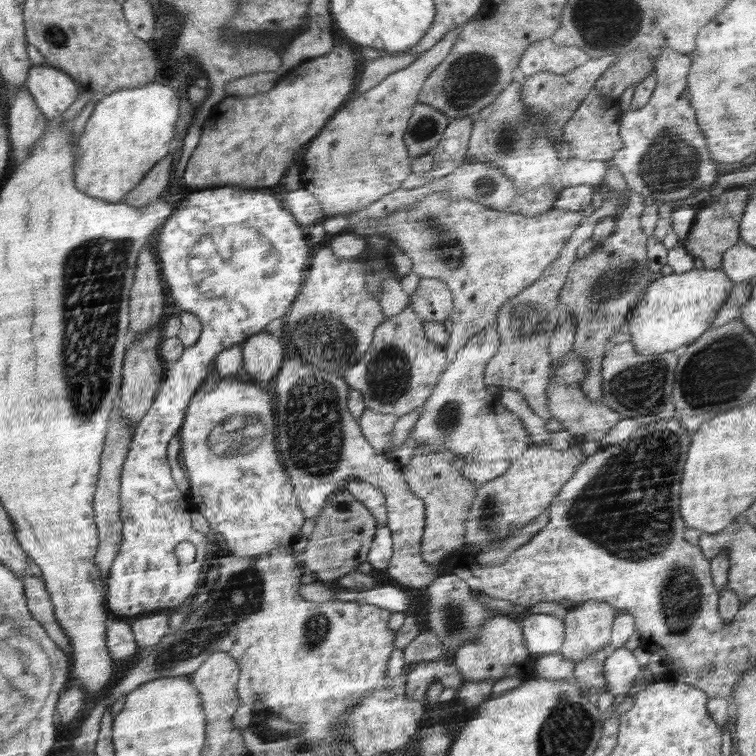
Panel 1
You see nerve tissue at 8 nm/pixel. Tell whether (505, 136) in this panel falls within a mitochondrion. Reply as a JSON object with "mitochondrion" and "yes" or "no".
{"mitochondrion":"yes"}

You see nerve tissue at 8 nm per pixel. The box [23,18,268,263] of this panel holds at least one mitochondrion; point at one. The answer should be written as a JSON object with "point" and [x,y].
{"point":[53,33]}

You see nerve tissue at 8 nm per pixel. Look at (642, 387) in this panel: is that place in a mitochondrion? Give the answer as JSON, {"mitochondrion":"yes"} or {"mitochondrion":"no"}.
{"mitochondrion":"yes"}

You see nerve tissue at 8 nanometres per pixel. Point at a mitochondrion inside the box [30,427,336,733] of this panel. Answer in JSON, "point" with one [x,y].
{"point":[223,616]}

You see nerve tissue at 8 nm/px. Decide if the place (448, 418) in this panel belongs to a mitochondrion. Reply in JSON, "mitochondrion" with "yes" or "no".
{"mitochondrion":"yes"}

